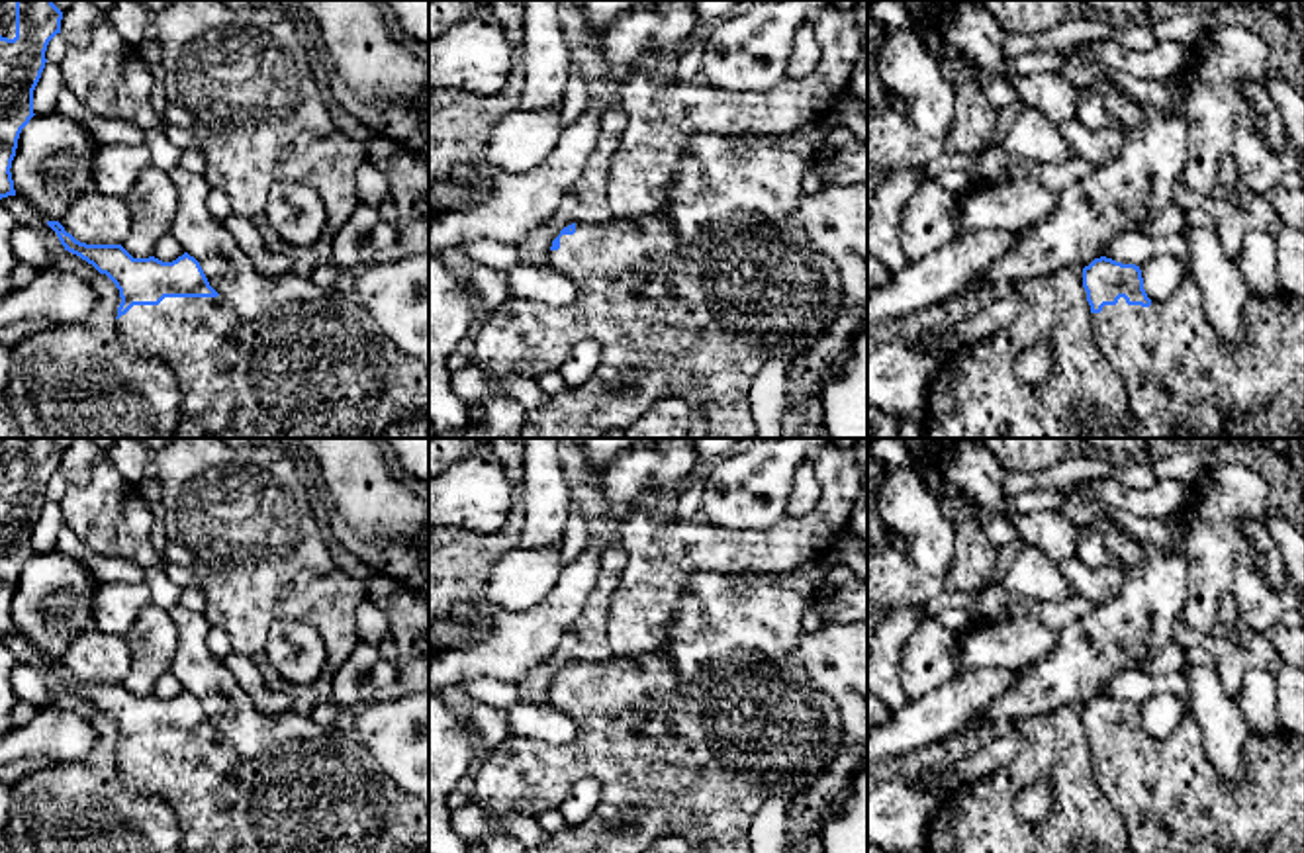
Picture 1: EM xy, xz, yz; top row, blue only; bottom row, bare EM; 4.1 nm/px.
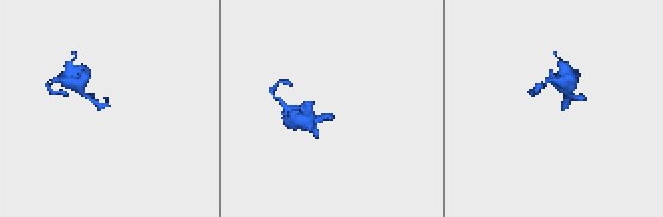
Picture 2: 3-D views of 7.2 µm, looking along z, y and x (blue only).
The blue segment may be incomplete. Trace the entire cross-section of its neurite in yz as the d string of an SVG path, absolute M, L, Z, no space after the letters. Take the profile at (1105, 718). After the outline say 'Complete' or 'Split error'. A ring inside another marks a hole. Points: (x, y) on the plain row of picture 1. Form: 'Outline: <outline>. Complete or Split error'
Outline: M1112 696L1083 706L1094 781L1120 812L1132 853L1302 853L1304 851L1304 736L1251 736L1245 777L1230 786L1206 753L1202 730L1185 716L1165 740L1151 740L1141 708Z. Split error

